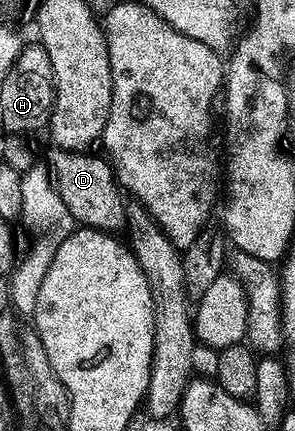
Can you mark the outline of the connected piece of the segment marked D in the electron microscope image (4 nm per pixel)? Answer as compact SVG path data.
M61 150L51 153L48 160L52 165L54 187L58 189L64 205L71 211L72 218L79 225L111 234L117 233L126 222L126 204L124 199L122 200L123 193L115 181L113 167L101 155L86 156L90 154Z

